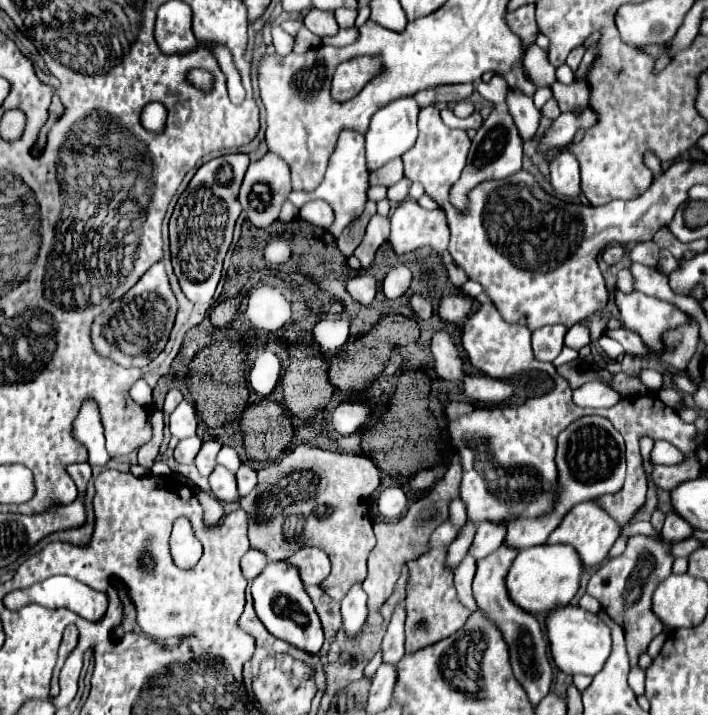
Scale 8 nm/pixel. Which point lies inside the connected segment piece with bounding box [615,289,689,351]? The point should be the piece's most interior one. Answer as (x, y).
(650, 317)

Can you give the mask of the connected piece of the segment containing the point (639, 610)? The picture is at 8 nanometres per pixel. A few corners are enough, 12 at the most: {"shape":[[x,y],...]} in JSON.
{"shape":[[633,535],[587,593],[623,627],[631,665],[663,623],[651,611],[673,543]]}

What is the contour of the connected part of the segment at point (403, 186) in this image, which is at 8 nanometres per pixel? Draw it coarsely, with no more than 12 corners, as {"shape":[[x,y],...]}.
{"shape":[[403,177],[389,187],[389,201],[407,199],[411,181]]}

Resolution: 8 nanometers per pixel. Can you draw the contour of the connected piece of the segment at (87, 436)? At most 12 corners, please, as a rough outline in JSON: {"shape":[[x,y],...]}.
{"shape":[[93,403],[75,419],[75,437],[89,451],[89,465],[105,465],[103,425]]}

